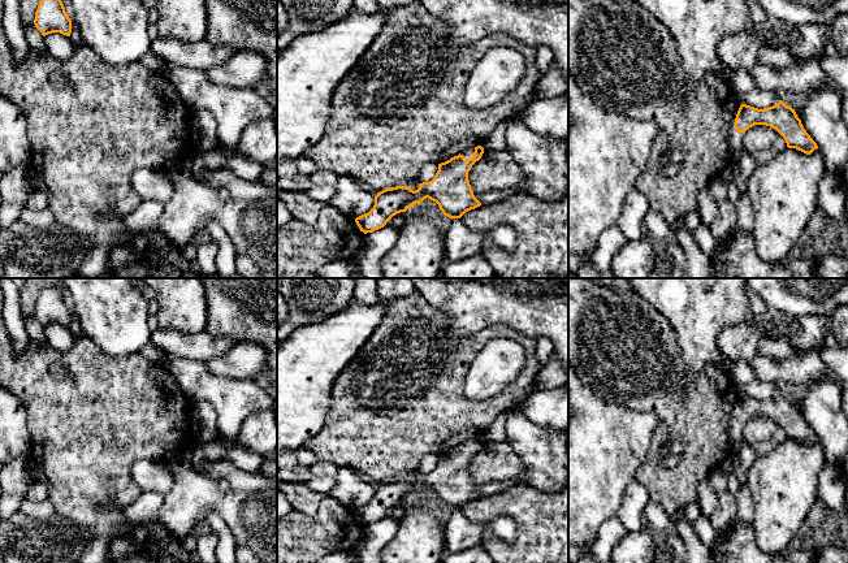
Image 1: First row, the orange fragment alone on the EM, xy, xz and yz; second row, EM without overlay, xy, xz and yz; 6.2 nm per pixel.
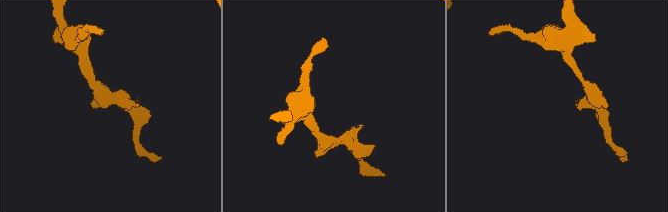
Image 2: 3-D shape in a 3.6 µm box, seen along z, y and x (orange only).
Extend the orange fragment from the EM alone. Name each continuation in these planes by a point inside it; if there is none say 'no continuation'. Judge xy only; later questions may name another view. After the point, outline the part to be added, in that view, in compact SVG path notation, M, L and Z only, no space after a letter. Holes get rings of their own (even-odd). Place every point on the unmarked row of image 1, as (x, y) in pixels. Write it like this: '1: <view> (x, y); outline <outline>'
no continuation

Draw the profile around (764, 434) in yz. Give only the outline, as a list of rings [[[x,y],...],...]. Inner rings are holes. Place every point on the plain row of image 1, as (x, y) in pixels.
[[[754,416],[744,424],[743,438],[754,449],[757,456],[763,456],[788,438],[784,429],[773,419]]]

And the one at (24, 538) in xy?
[[[20,511],[0,521],[4,563],[79,563],[91,532],[62,515],[31,517]]]

